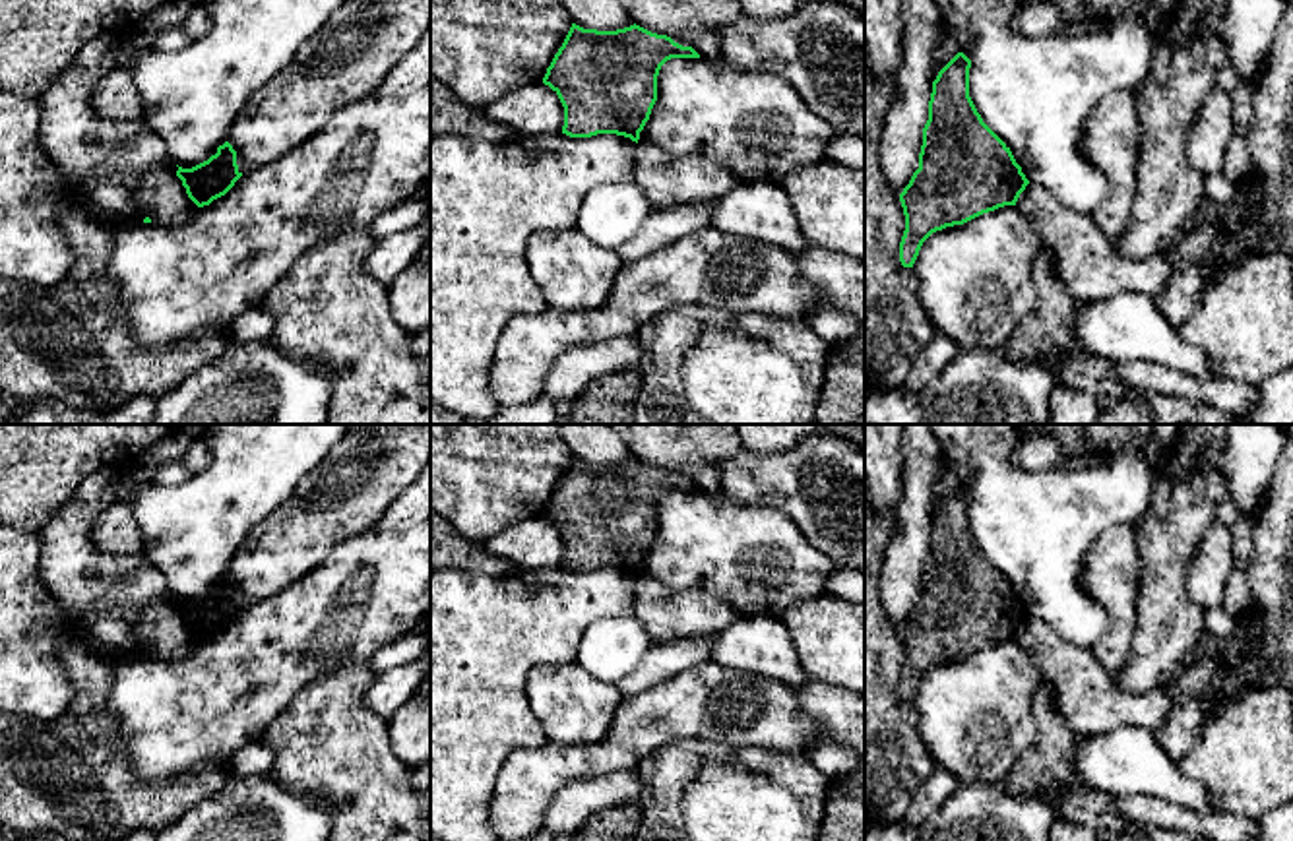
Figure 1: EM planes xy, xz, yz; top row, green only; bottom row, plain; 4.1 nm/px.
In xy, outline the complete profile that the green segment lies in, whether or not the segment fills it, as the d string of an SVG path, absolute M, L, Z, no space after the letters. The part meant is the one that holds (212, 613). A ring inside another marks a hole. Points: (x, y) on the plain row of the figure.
M225 576L207 595L192 603L178 601L176 610L182 614L188 632L198 641L204 641L225 630L242 607L237 599L237 585L229 576Z

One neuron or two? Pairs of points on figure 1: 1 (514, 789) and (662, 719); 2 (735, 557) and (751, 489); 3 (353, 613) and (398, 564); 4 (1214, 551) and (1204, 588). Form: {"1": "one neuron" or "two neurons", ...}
{"1": "one neuron", "2": "two neurons", "3": "one neuron", "4": "one neuron"}

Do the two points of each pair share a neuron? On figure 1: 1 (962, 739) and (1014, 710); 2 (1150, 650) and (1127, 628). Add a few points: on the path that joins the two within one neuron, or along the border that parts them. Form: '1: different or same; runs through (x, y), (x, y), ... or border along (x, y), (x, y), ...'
1: same; runs through (976, 725), (991, 710), (1001, 710)
2: different; border along (1140, 590), (1133, 648), (1117, 677)

